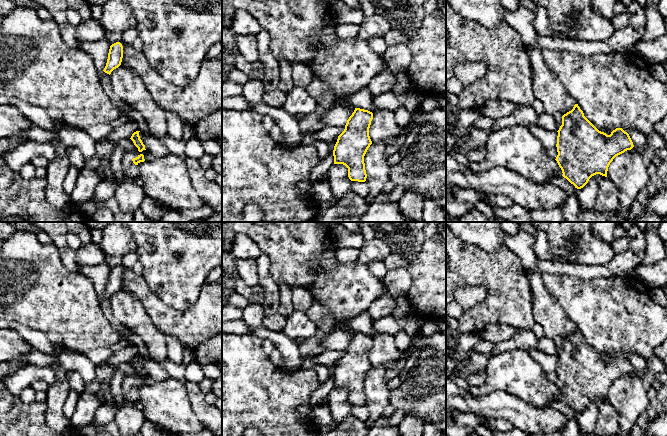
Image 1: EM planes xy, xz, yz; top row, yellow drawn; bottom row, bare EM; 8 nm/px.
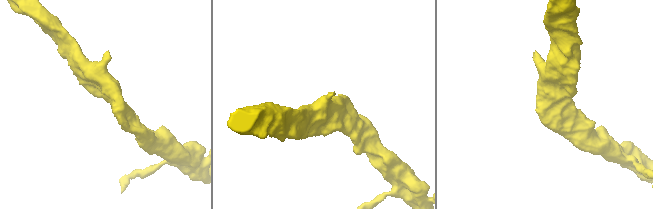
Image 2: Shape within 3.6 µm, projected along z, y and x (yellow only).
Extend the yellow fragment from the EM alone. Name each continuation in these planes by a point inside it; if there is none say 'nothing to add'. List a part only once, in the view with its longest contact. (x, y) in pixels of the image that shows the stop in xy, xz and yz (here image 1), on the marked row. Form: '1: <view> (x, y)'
1: xy (131, 170)

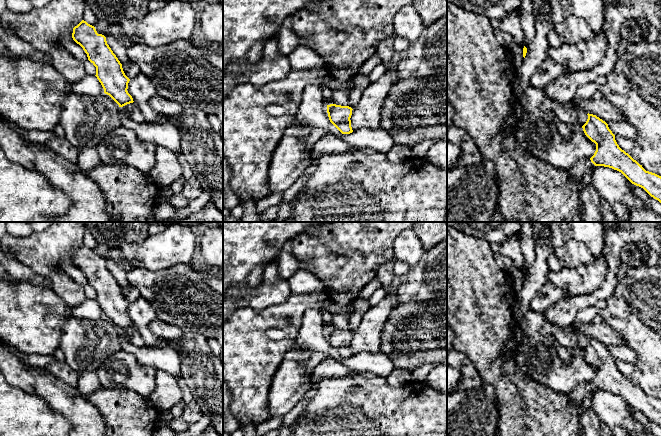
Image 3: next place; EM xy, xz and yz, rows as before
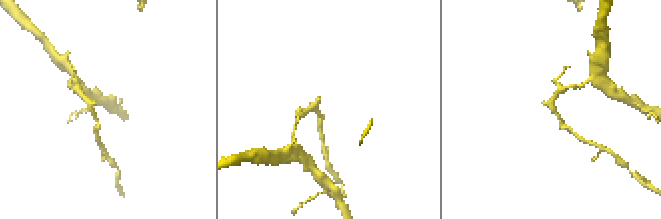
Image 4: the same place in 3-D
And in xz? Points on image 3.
nothing to add

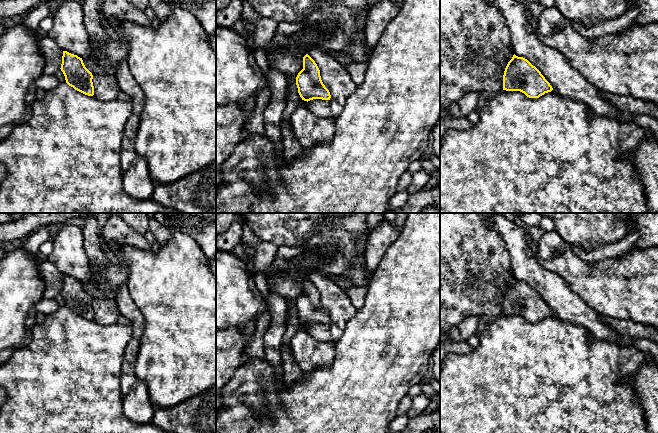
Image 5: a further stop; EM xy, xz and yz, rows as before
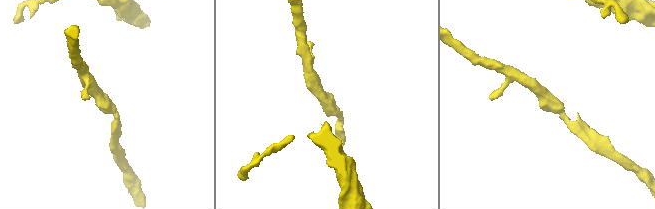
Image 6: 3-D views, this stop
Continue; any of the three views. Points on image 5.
1: xz (319, 107)

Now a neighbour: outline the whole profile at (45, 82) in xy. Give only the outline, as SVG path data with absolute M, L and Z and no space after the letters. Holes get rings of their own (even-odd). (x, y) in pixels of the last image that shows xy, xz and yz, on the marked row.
M42 74L35 80L36 87L45 92L55 89L59 83L55 75Z

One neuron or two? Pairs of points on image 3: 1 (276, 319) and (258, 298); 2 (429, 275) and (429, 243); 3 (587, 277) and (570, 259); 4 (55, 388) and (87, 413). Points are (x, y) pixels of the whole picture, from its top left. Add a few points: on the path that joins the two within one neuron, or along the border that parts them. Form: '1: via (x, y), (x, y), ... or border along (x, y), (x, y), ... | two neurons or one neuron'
1: border along (288, 298), (260, 310), (242, 307) | two neurons
2: border along (436, 244), (426, 251) | two neurons
3: border along (596, 258), (589, 263), (563, 268) | two neurons
4: via (63, 396), (79, 412) | one neuron

